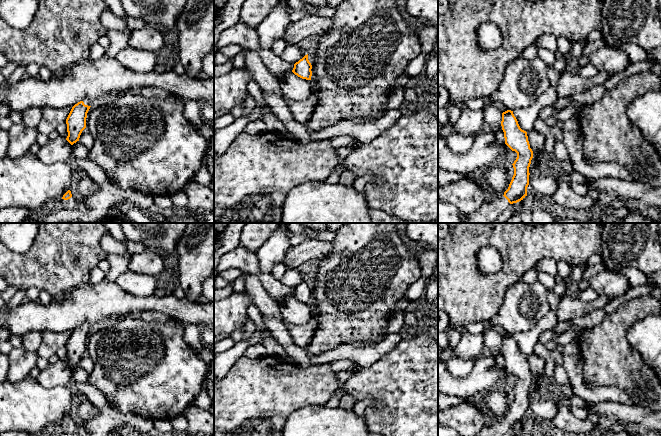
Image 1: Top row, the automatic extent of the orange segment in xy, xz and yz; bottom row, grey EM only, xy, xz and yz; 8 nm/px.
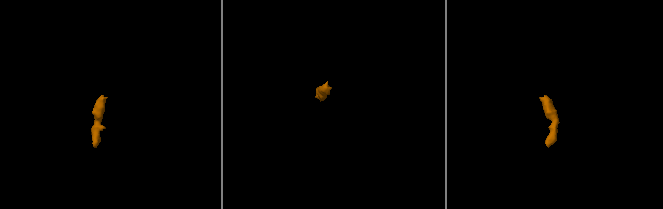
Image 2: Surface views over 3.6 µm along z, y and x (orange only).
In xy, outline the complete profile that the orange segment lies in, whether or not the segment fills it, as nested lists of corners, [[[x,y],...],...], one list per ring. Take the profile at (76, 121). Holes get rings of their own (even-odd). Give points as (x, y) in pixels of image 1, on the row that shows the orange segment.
[[[84,99],[72,107],[66,119],[68,132],[66,140],[71,145],[79,141],[82,131],[86,128],[87,113],[93,104],[89,99]]]

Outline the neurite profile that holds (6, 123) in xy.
[[[0,116],[0,129],[8,131],[13,126],[11,118],[6,116]]]

